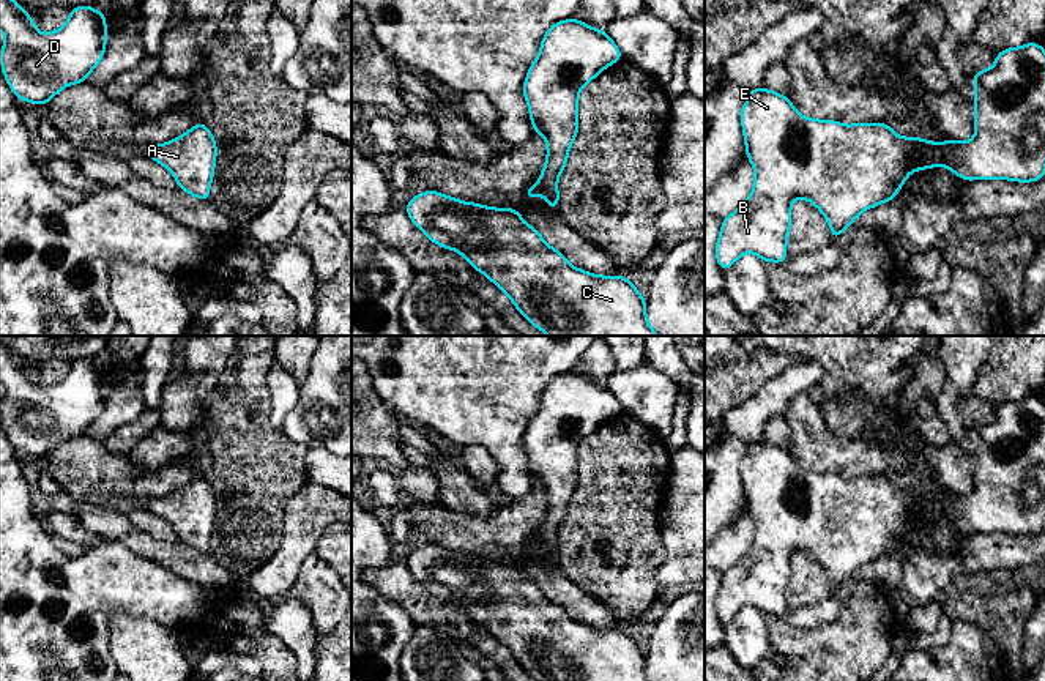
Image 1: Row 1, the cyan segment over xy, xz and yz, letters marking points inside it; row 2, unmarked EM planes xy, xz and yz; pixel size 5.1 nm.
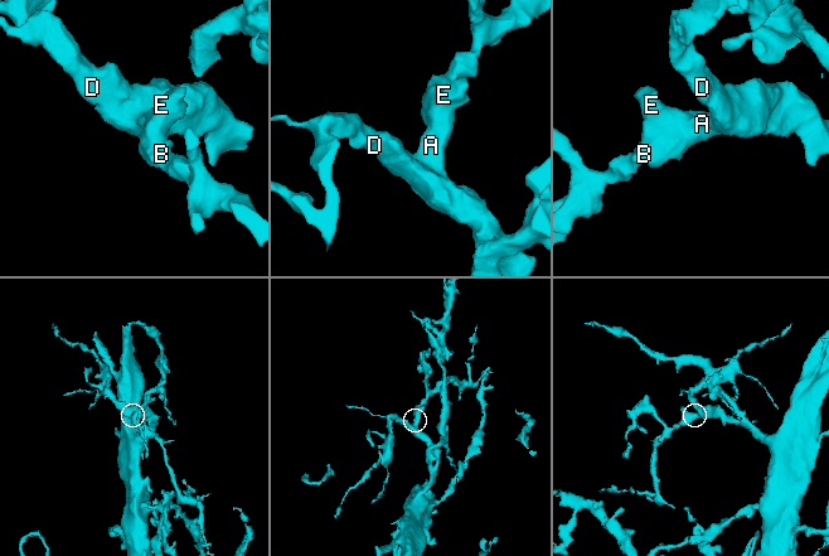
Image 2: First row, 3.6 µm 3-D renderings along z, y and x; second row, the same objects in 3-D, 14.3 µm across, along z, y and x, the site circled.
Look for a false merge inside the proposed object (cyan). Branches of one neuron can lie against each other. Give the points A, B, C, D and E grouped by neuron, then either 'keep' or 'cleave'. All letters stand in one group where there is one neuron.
groups A B C D E; keep

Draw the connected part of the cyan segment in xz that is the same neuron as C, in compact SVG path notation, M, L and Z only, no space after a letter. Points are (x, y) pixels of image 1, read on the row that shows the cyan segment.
M432 189L415 195L405 210L430 241L465 257L549 336L659 336L648 323L646 300L626 276L599 276L574 268L533 225L523 222L519 210L460 202Z

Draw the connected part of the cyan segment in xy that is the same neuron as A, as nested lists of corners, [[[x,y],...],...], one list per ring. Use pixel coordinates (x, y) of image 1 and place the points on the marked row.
[[[197,123],[188,132],[167,143],[148,145],[147,156],[167,167],[180,189],[210,200],[218,147],[205,123]]]

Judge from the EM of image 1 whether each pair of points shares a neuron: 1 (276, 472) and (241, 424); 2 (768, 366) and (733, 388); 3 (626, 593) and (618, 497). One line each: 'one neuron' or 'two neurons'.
1: one neuron
2: one neuron
3: one neuron

